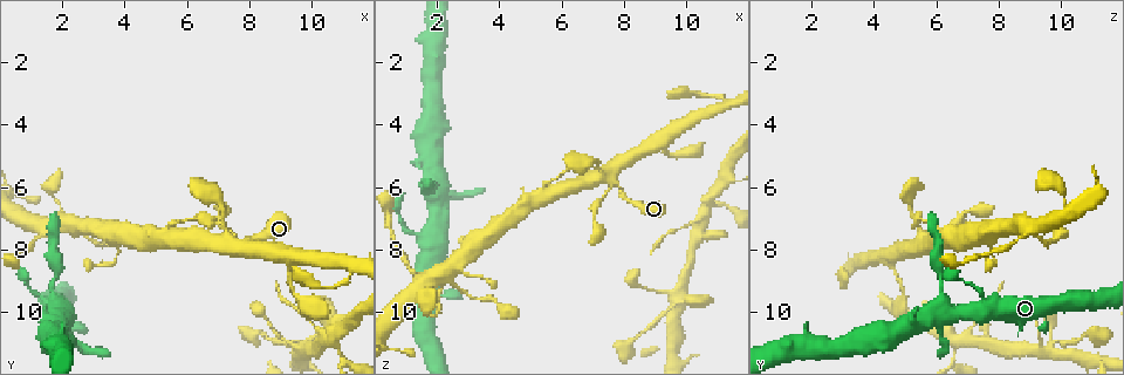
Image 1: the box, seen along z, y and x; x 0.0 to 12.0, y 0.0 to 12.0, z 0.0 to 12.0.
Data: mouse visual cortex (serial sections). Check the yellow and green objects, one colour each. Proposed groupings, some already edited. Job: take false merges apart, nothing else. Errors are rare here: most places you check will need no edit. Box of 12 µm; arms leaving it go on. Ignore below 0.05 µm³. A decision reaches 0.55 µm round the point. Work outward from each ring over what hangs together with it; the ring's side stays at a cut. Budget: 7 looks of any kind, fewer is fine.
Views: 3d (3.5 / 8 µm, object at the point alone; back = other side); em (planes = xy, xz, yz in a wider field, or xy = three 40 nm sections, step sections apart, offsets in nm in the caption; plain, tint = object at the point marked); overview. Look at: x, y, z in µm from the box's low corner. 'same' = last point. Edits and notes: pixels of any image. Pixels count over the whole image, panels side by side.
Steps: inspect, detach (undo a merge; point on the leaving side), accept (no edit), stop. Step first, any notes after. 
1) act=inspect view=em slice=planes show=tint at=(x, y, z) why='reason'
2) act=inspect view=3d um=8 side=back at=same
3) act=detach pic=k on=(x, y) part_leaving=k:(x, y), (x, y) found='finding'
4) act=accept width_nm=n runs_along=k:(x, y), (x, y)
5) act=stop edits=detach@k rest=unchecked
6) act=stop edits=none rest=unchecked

act=inspect view=3d um=3.5 at=(1.2, 7.6, 8.8) why='sudden change in width'

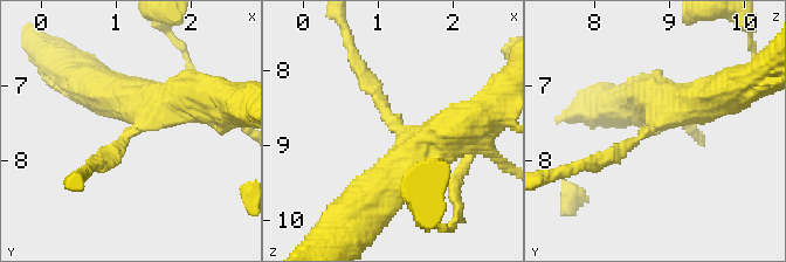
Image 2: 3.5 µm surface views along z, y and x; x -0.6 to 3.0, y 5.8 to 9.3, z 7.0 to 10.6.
act=inspect view=em slice=xy step=3 show=plain at=(1.30, 7.55, 8.80) arm_widths_nm=200,600

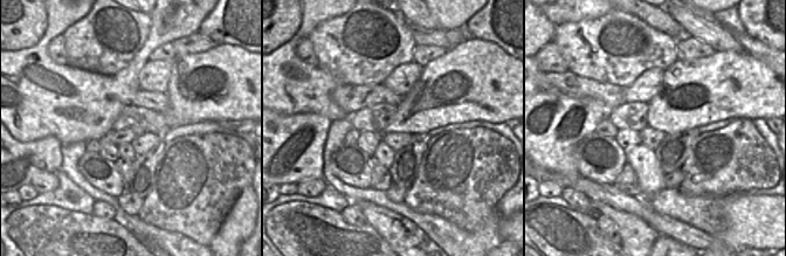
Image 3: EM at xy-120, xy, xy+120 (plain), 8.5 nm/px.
act=inspect view=em slice=xy step=3 show=tint at=same

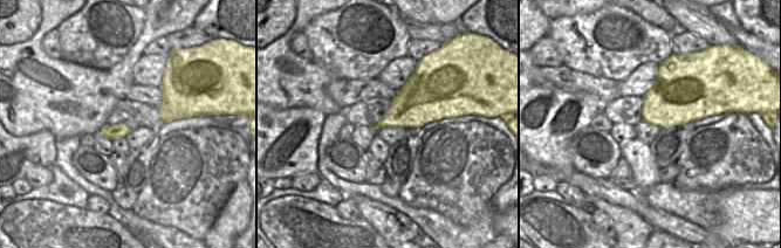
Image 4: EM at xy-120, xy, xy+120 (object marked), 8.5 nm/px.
act=accept runs_along=2:(197, 98), (165, 102), (103, 164) found='continuous, no second cell'

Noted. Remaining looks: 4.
act=inspect view=3d um=3.5 at=(1.9, 9.8, 6.1) why='abrupt turn'

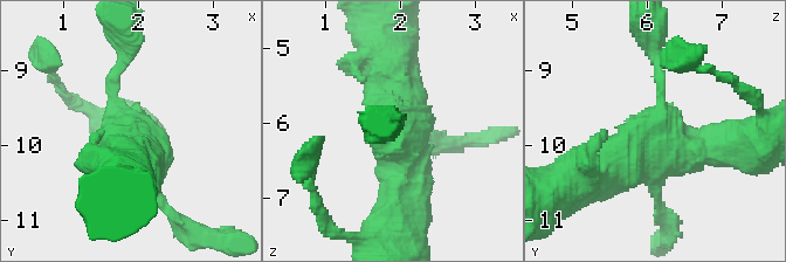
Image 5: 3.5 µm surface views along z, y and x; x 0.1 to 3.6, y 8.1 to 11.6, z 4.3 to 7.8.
act=inspect view=em slice=planes show=tint at=(1.90, 9.80, 6.15)

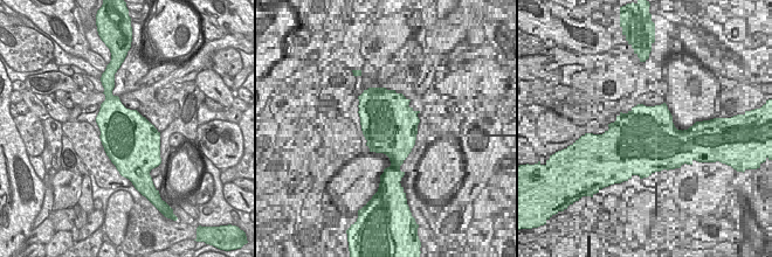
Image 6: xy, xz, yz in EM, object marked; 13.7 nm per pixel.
act=inspect view=em slice=xy step=1 show=tint at=same why='another direction'

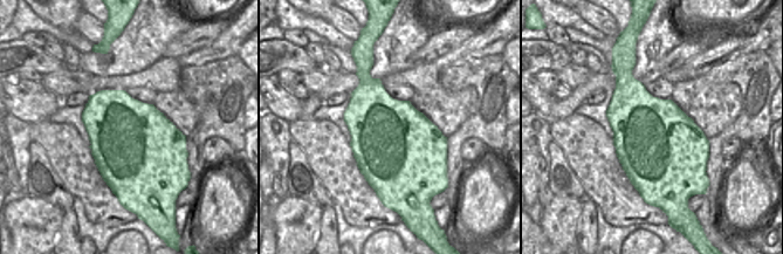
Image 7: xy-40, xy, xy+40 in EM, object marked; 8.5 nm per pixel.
act=accept runs_along=5:(738, 146), (634, 153), (588, 171) found='one cell here'

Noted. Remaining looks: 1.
act=stop edits=none rest=unchecked

